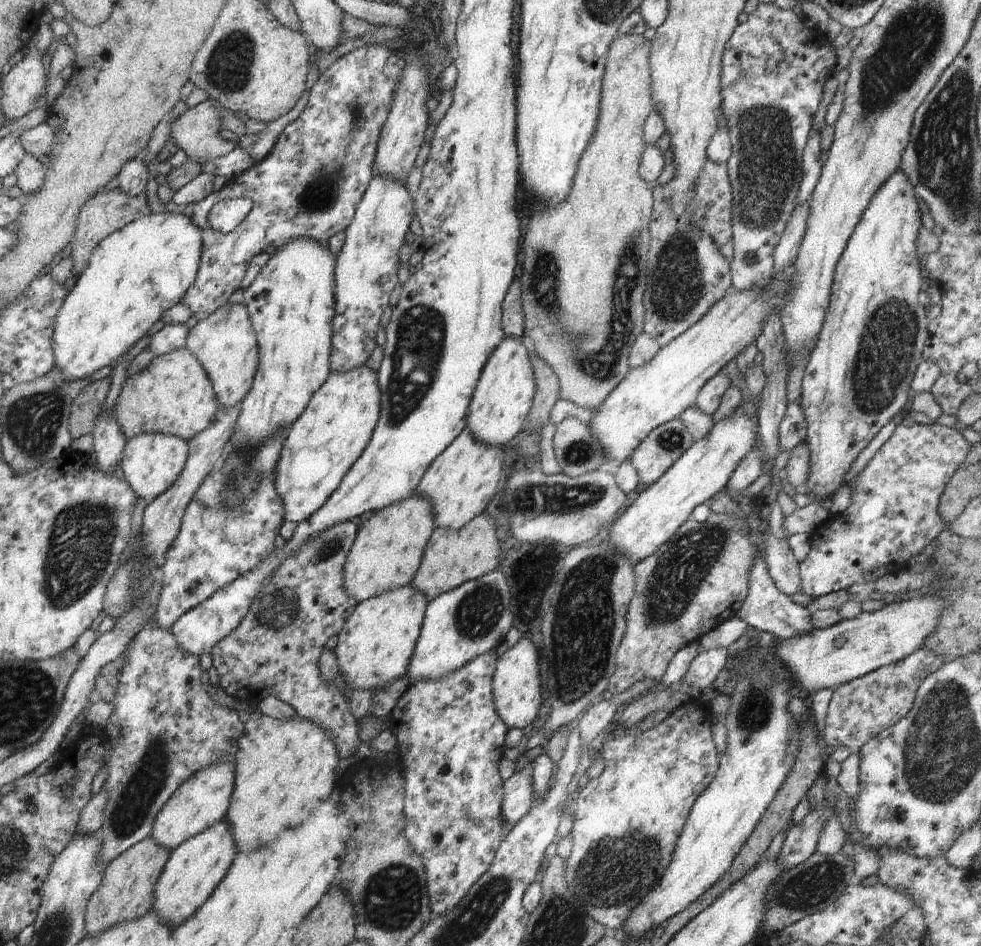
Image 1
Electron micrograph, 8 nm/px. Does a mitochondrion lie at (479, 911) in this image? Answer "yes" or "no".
yes

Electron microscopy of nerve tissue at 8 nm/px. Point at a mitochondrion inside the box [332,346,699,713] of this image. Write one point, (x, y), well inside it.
(579, 664)

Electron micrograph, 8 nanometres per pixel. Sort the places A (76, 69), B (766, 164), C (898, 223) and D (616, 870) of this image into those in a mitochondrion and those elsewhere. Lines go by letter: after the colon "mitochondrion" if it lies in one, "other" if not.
A: other
B: mitochondrion
C: other
D: mitochondrion

